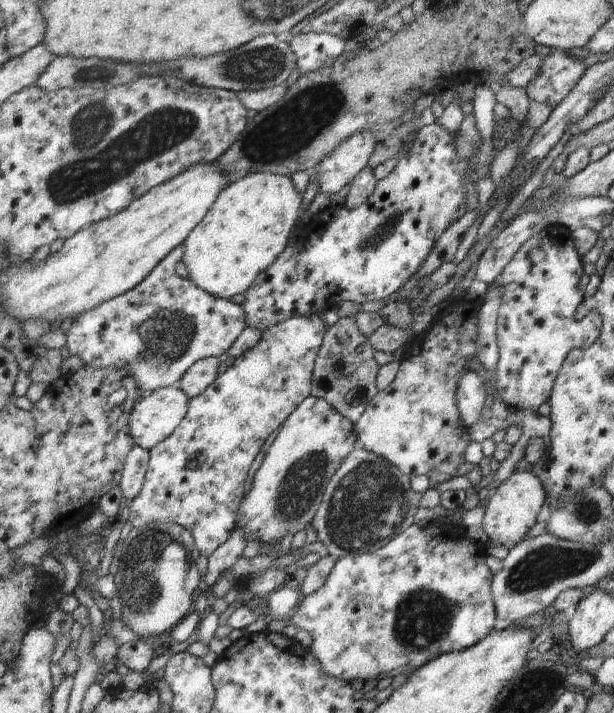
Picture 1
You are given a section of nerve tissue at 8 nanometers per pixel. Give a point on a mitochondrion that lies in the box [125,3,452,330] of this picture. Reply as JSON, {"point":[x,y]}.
{"point":[295,123]}

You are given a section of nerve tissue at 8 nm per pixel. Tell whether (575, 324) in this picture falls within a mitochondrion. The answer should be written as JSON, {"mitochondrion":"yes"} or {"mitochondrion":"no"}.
{"mitochondrion":"no"}

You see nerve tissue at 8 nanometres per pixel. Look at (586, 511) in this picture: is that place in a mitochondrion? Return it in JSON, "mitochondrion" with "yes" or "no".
{"mitochondrion":"yes"}

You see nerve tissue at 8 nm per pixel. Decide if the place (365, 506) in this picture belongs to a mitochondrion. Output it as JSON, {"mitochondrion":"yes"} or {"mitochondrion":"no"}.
{"mitochondrion":"yes"}

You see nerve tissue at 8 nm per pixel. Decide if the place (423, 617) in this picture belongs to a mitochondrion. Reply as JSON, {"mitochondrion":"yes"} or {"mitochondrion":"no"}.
{"mitochondrion":"yes"}

